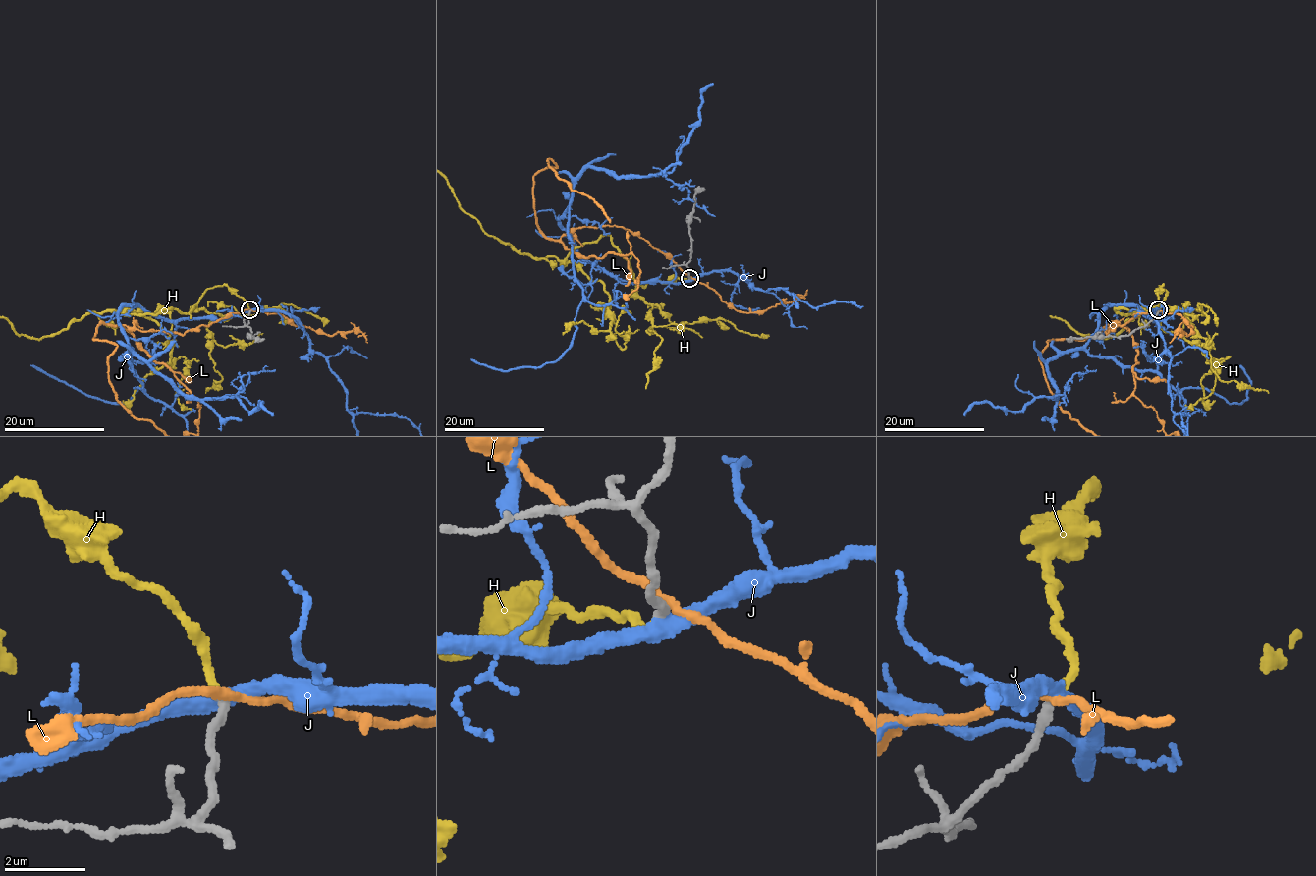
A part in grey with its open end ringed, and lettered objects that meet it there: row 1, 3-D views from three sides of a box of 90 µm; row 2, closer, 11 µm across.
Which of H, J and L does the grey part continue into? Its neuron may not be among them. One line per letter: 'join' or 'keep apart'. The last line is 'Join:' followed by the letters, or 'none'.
H: join
J: keep apart
L: keep apart
Join: H

